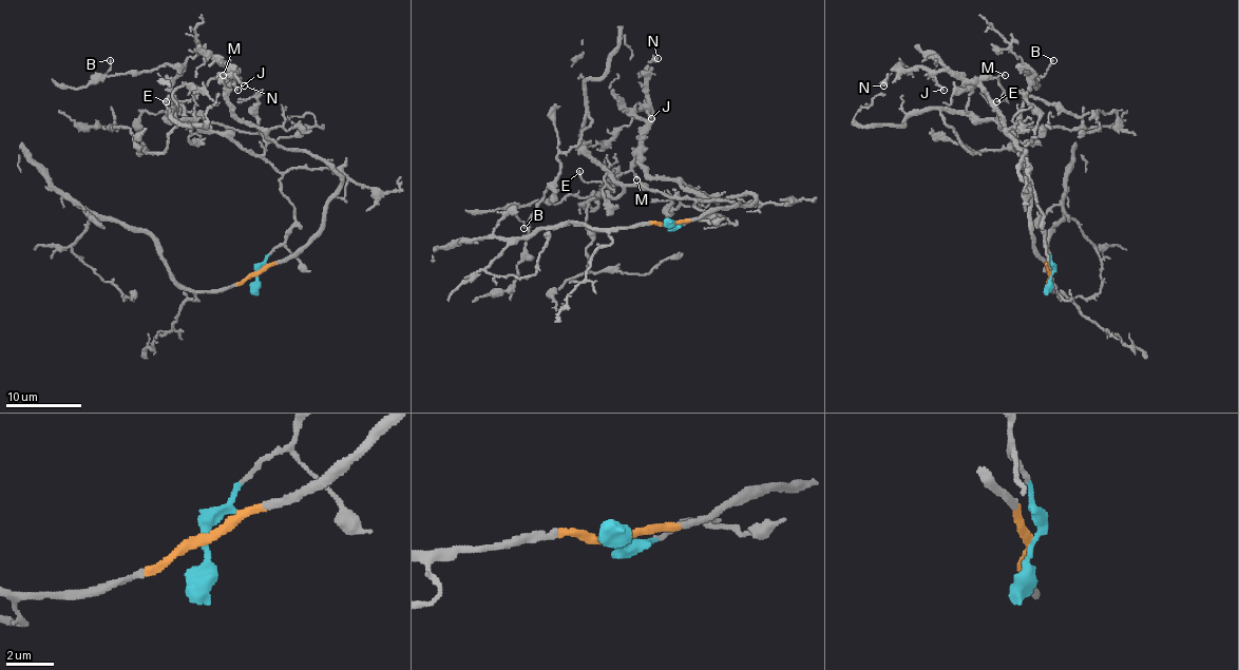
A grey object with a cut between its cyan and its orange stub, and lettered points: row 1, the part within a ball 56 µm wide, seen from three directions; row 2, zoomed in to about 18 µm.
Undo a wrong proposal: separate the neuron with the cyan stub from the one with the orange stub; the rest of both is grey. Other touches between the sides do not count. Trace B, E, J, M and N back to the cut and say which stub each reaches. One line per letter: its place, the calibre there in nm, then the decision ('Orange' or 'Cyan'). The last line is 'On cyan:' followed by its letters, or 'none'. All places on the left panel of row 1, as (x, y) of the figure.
B: Place: (110, 60). Thickness 120 nm. Cyan
E: Place: (166, 101). Thickness 140 nm. Orange
J: Place: (237, 90). Thickness 180 nm. Orange
M: Place: (223, 75). Thickness 190 nm. Orange
N: Place: (244, 85). Thickness 90 nm. Orange
On cyan: B

